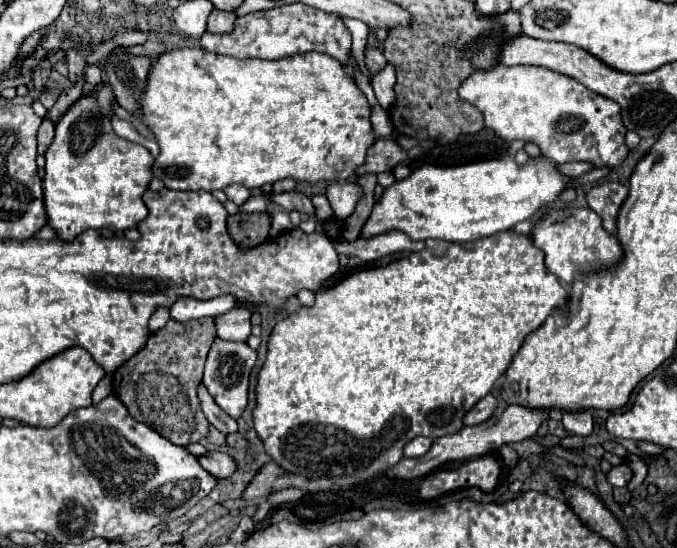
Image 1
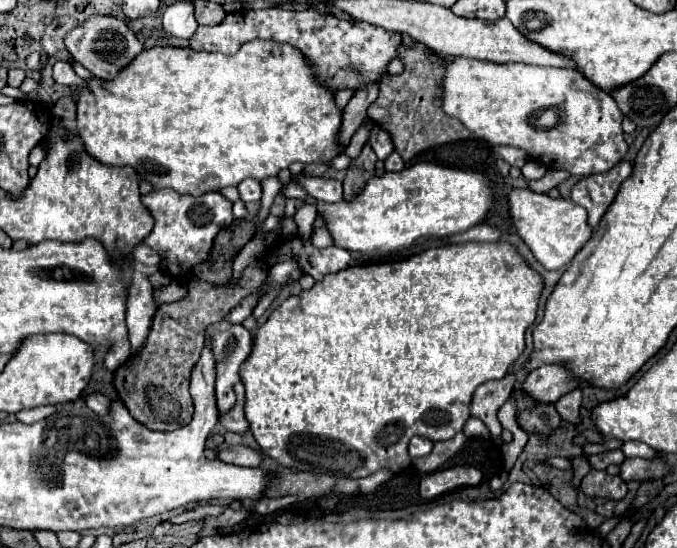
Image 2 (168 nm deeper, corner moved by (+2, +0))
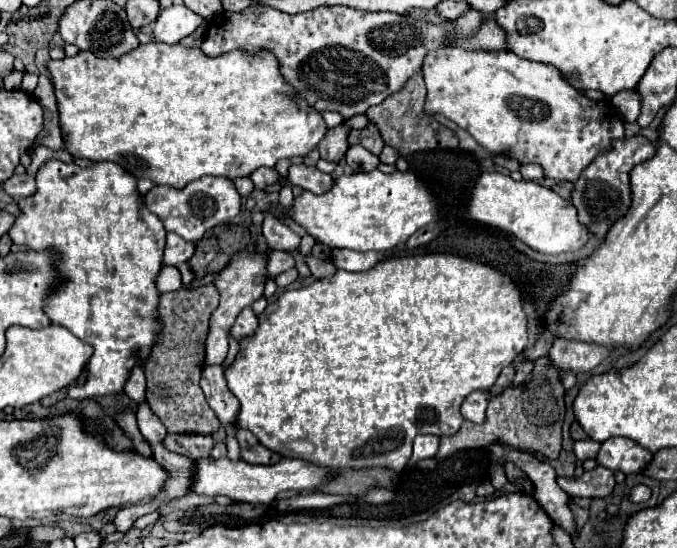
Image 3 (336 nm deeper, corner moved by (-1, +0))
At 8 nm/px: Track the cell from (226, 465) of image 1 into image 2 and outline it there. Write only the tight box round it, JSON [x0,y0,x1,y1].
[219,445,261,467]

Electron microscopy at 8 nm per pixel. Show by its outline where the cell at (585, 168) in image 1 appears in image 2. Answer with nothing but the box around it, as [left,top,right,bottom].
[521,161,545,179]

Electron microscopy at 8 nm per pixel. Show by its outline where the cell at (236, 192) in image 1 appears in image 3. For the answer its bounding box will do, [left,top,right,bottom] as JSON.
[250,167,280,189]

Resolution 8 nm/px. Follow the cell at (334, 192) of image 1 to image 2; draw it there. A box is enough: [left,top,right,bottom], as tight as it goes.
[293,173,343,203]

